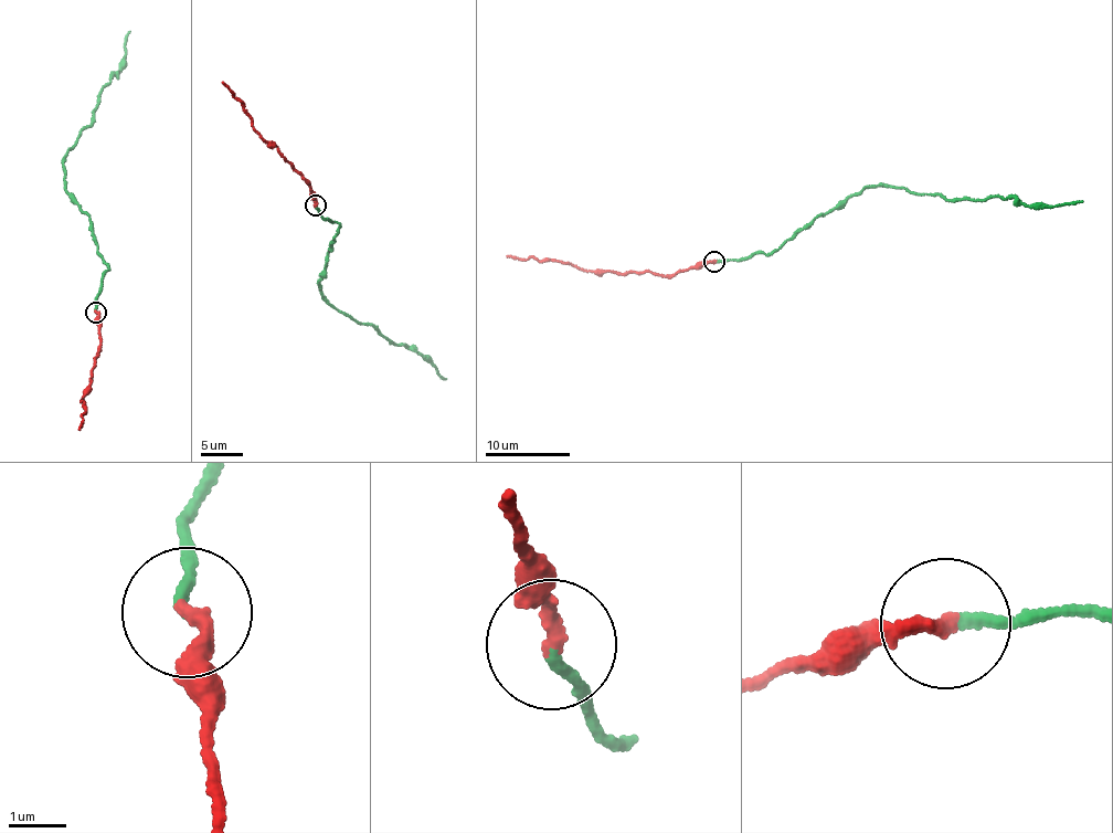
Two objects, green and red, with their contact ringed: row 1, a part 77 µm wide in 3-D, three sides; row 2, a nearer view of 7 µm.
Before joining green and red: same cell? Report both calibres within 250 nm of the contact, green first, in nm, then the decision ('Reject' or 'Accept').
Thickness 170 nm (green) against 280 nm. Accept

